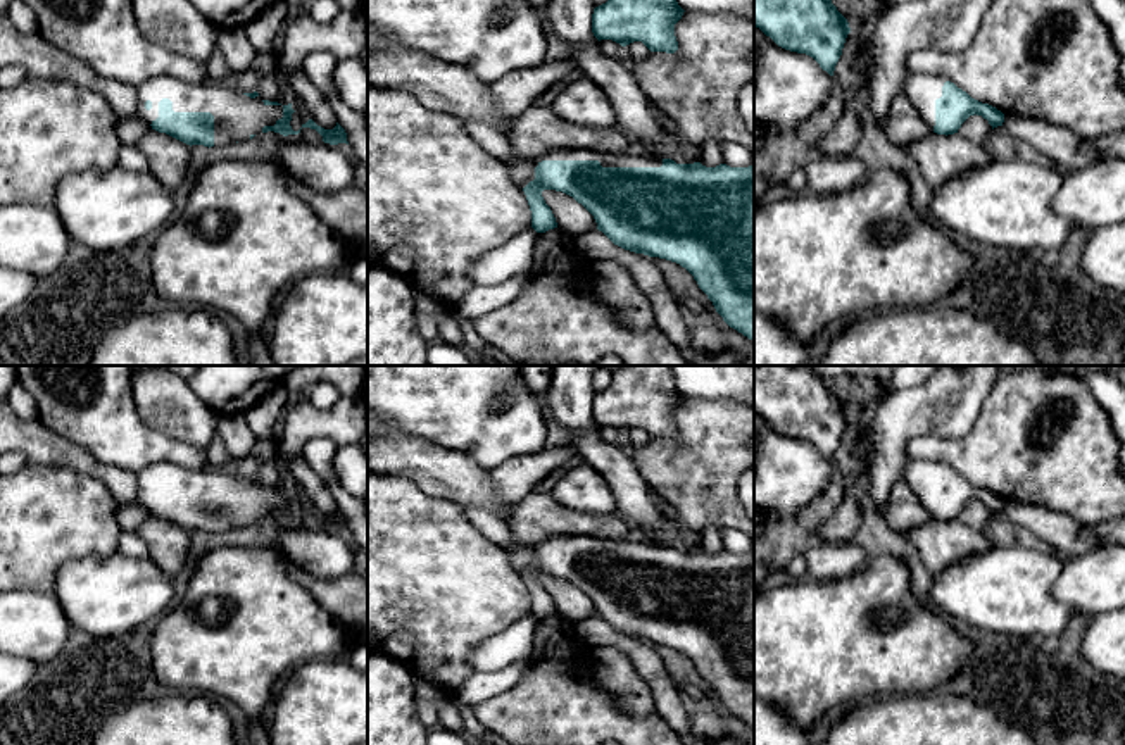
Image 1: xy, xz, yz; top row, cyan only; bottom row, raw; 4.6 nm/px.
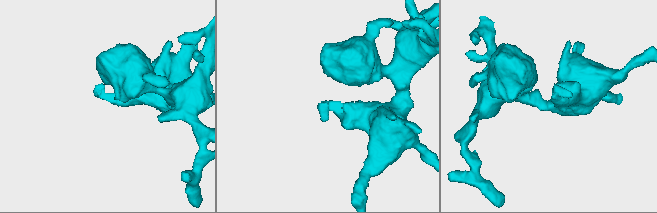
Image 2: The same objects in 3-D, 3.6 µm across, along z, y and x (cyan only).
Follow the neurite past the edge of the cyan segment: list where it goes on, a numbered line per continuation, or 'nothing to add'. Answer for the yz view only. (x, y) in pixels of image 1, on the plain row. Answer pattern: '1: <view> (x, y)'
1: yz (922, 475)

